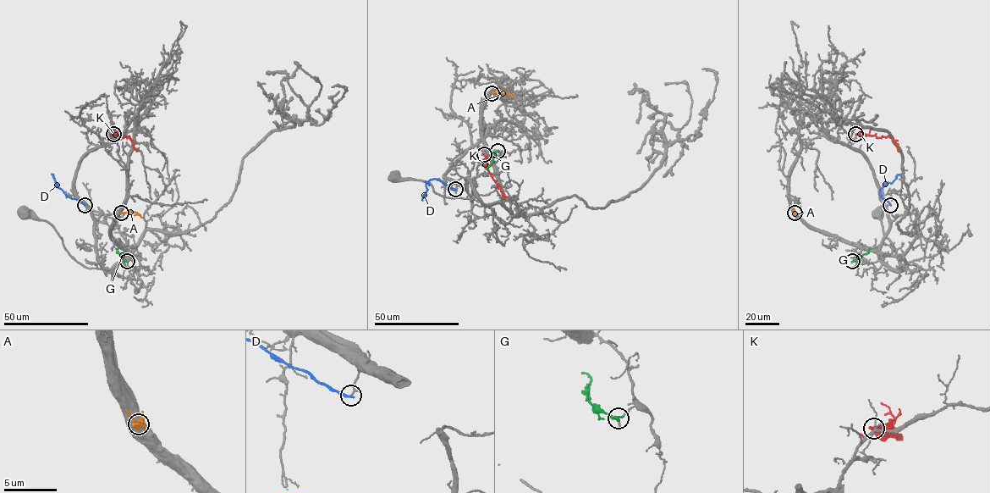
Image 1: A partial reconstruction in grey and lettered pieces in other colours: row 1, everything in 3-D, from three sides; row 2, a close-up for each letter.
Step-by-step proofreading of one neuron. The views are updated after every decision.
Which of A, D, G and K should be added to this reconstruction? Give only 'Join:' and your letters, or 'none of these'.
Join: none of these

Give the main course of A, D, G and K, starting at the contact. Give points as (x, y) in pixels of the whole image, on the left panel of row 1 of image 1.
A: (121, 213), (136, 212), (142, 217)
D: (85, 205), (59, 188), (52, 174)
G: (128, 261), (115, 248)
K: (112, 134), (115, 133), (122, 138), (129, 136), (137, 152)

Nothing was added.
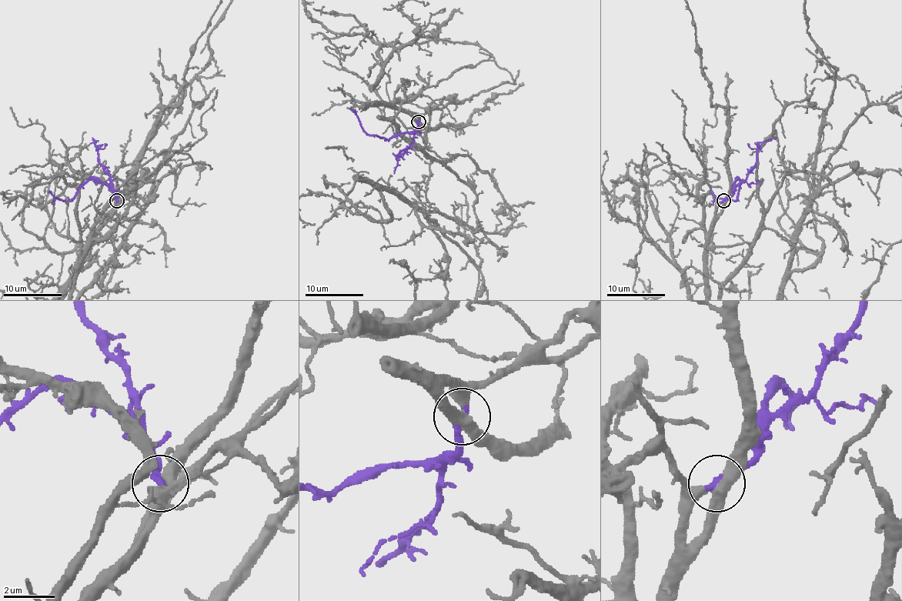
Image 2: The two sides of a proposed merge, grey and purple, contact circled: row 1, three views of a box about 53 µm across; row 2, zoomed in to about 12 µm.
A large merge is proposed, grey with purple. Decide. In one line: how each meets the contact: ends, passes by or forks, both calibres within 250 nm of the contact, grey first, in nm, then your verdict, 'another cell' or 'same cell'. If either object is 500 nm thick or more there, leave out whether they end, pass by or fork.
grey forks; purple ends; calibres 360 and 360 nm; same cell

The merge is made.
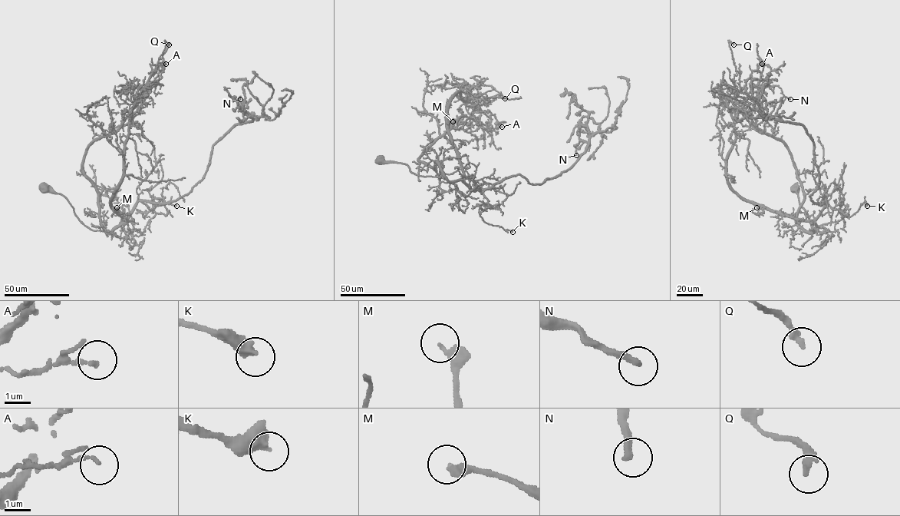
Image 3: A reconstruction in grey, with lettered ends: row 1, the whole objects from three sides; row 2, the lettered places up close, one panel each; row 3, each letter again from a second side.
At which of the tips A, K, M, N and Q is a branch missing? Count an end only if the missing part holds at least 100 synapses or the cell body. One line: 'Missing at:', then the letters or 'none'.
Missing at: none

